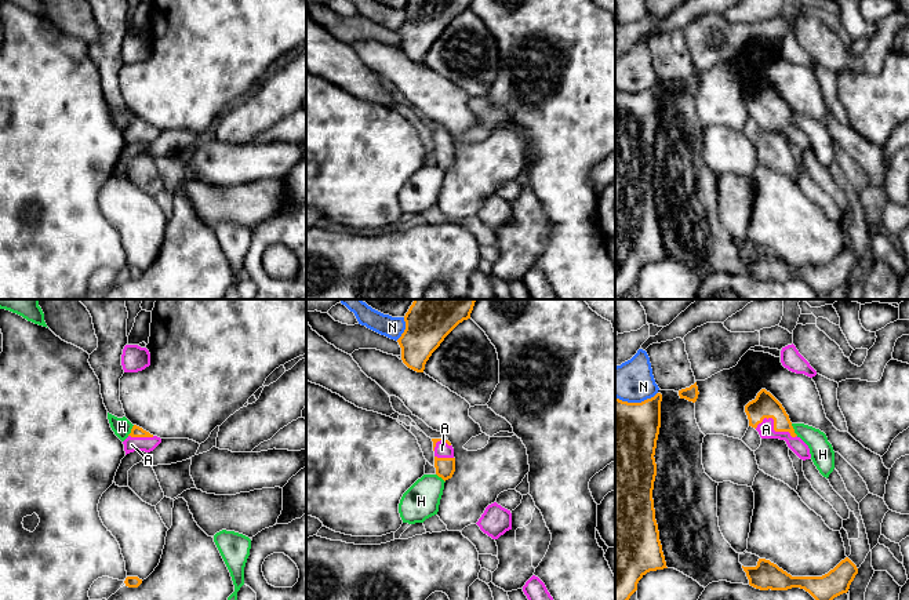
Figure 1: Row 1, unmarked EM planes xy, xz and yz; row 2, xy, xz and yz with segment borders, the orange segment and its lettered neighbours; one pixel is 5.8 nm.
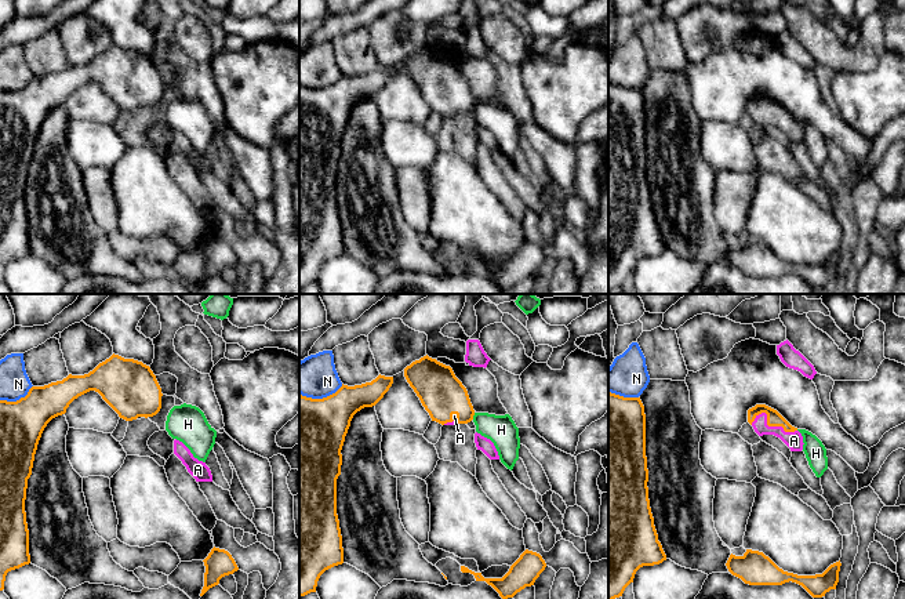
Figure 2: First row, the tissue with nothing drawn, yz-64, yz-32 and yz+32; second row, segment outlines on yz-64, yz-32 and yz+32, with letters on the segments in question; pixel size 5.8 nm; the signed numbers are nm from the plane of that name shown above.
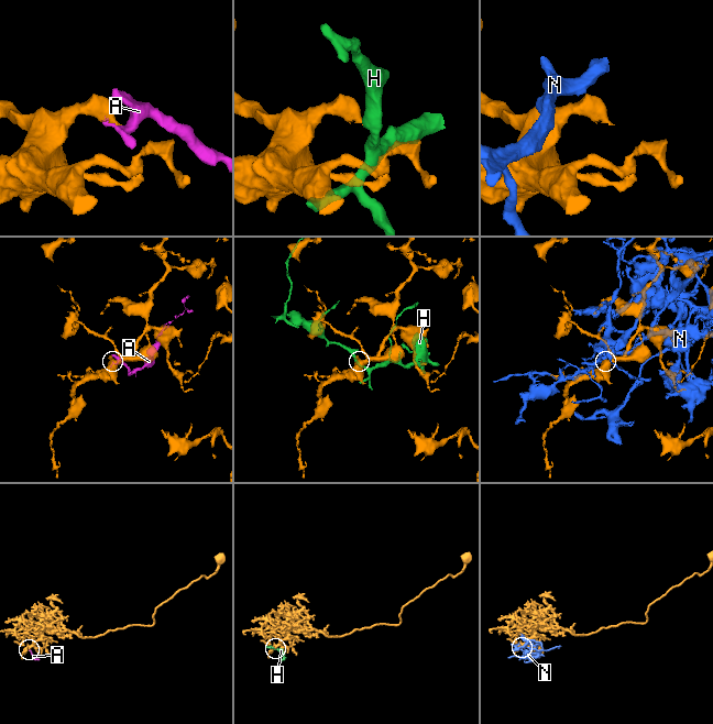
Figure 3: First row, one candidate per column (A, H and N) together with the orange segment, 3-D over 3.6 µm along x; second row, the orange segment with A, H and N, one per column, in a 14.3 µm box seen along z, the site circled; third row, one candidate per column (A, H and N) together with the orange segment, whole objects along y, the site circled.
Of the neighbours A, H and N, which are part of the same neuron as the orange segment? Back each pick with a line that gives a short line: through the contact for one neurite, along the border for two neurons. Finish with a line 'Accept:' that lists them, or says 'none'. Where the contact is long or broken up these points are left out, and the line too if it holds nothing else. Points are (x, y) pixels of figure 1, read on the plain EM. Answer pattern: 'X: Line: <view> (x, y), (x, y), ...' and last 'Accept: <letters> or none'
A: Line: yz (764, 97), (774, 117), (766, 120)
Accept: A

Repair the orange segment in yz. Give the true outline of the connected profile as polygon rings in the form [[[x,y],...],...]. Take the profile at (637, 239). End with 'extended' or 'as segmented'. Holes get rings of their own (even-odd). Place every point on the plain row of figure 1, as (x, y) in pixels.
[[[661,84],[641,94],[615,88],[615,298],[630,290],[647,263],[668,259],[652,190],[661,92]]]; as segmented

